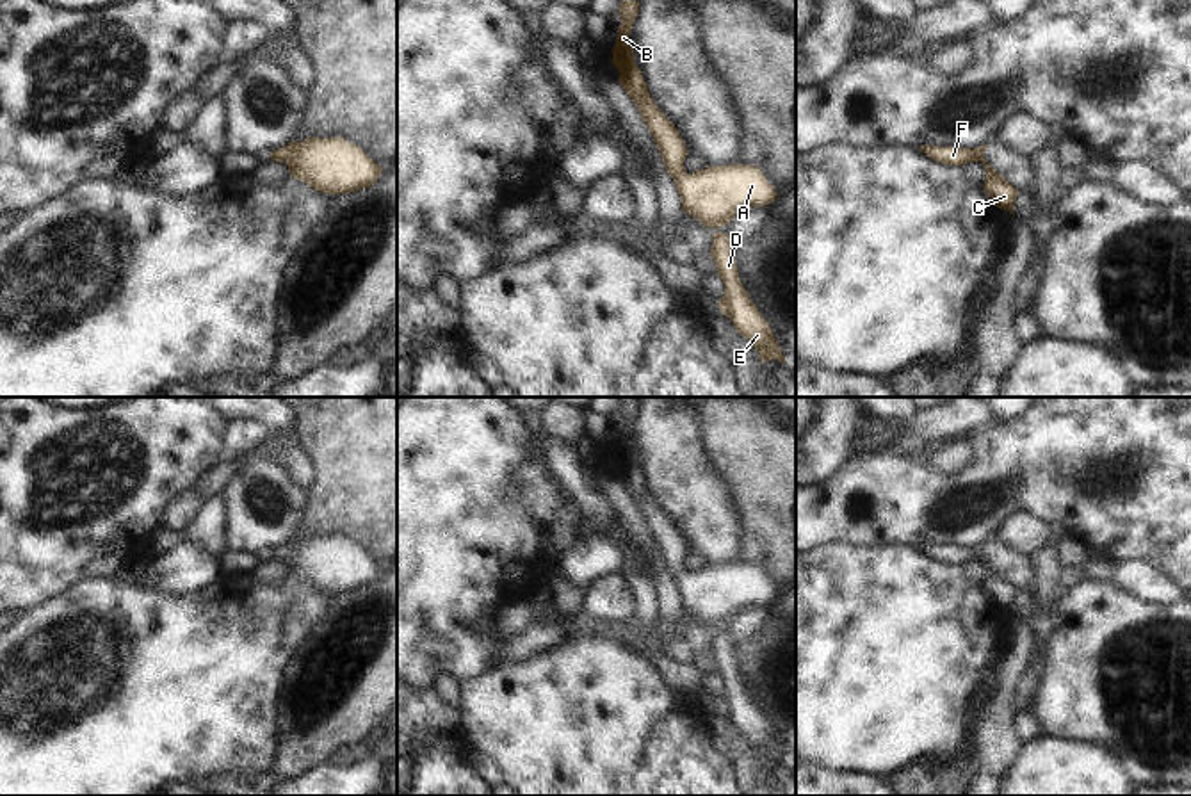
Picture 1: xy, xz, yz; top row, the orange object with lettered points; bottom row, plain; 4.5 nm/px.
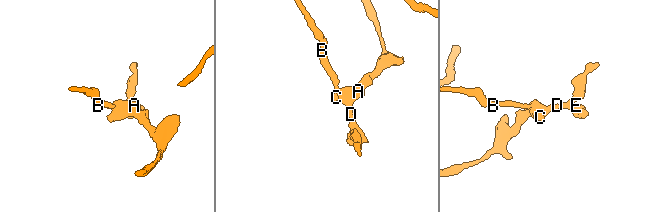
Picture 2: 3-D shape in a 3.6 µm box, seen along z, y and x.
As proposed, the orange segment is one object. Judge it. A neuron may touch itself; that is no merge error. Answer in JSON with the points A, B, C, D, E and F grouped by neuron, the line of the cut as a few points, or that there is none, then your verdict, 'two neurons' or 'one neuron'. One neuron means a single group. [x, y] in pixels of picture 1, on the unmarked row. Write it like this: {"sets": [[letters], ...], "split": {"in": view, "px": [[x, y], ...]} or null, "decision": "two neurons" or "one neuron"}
{"sets": [["A", "B", "C", "D", "E", "F"]], "split": null, "decision": "one neuron"}

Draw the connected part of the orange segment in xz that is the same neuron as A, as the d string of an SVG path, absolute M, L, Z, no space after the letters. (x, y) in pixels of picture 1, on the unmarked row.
M621 397L618 406L621 426L612 447L612 463L620 470L618 481L636 502L644 524L653 534L668 573L675 579L682 609L698 618L712 632L710 654L717 664L717 675L725 682L725 693L717 707L730 718L735 728L757 748L760 762L778 759L785 762L778 739L769 721L757 709L739 678L735 646L723 625L749 605L766 605L776 598L774 586L755 565L730 563L709 565L687 572L684 559L689 552L677 525L652 499L641 468L634 461L630 429L639 411L639 397Z

